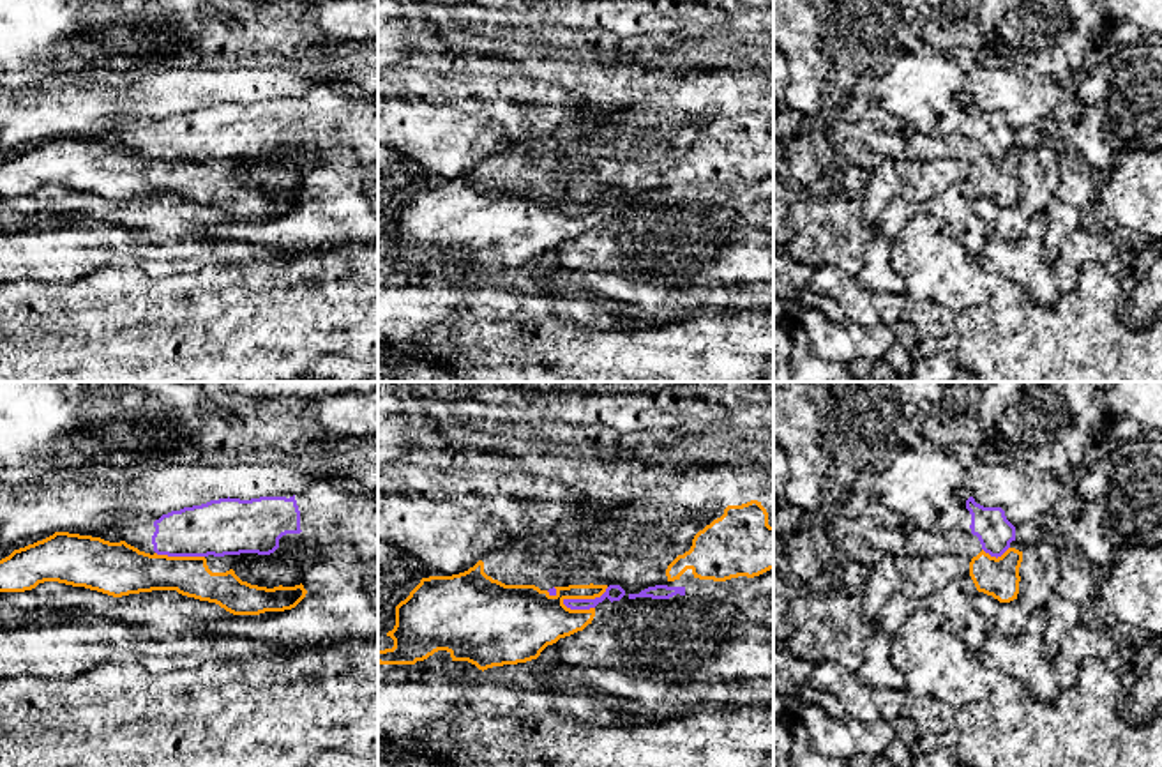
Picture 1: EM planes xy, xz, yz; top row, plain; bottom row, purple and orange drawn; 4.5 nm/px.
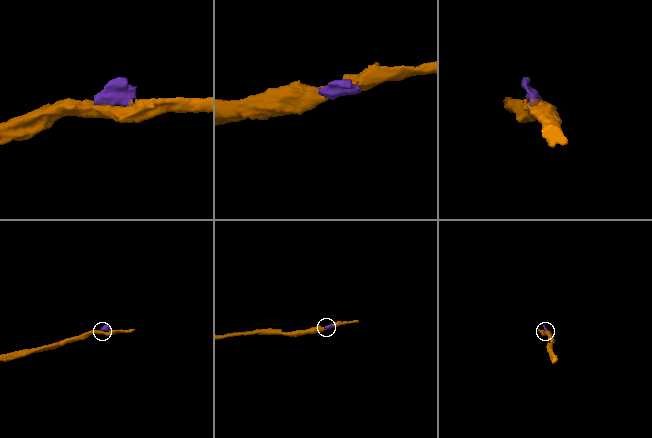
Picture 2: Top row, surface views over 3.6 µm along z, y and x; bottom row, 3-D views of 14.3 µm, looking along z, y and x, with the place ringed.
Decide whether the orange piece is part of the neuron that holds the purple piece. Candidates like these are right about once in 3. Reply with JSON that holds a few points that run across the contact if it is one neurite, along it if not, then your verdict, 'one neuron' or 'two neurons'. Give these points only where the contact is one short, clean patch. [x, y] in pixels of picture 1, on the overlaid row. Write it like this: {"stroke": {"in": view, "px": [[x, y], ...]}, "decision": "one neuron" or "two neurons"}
{"stroke": {"in": "xz", "px": [[608, 587], [599, 596], [567, 598], [562, 603]]}, "decision": "two neurons"}

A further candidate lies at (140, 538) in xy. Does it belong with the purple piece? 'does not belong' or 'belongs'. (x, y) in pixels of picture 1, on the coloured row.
belongs

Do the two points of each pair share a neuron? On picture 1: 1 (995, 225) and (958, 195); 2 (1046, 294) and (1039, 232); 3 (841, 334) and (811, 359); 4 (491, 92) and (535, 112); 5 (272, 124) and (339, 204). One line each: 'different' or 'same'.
1: different
2: same
3: different
4: same
5: same

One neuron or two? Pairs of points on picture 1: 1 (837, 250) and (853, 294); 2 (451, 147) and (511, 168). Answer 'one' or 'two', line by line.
1: two
2: two

